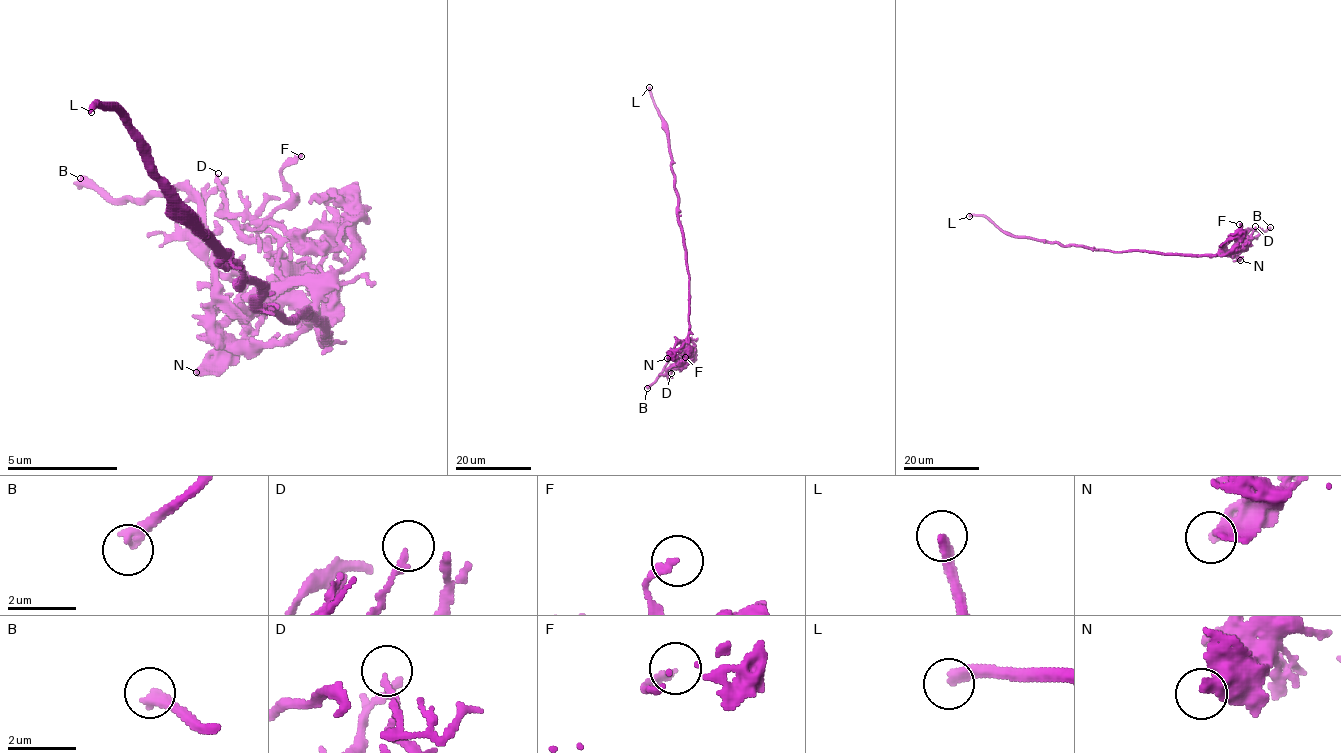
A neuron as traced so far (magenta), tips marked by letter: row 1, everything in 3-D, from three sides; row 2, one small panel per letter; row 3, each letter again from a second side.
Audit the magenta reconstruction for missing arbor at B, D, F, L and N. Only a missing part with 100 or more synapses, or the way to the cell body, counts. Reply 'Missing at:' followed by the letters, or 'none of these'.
Missing at: B

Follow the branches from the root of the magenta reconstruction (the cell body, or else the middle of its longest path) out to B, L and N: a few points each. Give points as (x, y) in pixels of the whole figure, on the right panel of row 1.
B: (1125, 251), (1216, 255), (1222, 245), (1230, 249), (1248, 229), (1266, 231), (1270, 227)
L: (1125, 251), (1112, 252), (1017, 238), (1004, 233), (983, 216), (969, 216)
N: (1125, 251), (1184, 255), (1223, 252), (1240, 260)

